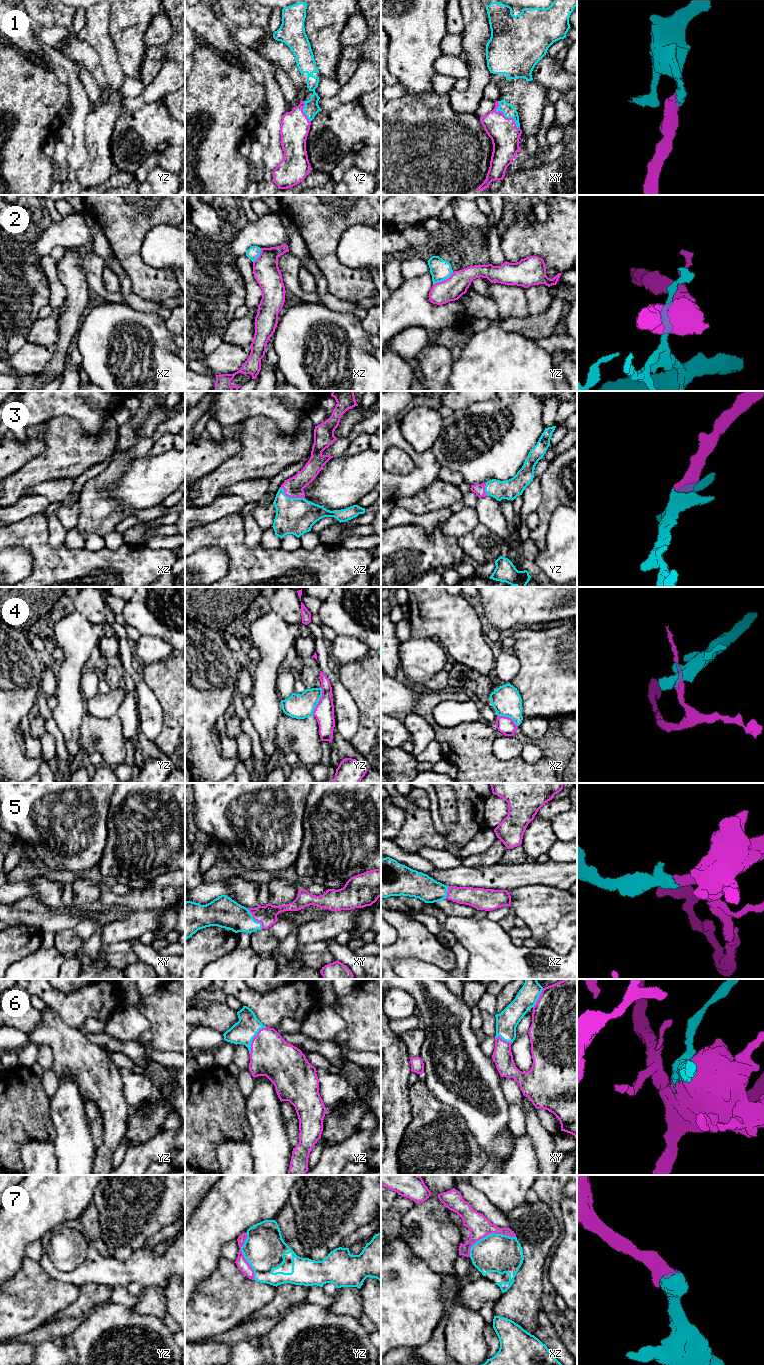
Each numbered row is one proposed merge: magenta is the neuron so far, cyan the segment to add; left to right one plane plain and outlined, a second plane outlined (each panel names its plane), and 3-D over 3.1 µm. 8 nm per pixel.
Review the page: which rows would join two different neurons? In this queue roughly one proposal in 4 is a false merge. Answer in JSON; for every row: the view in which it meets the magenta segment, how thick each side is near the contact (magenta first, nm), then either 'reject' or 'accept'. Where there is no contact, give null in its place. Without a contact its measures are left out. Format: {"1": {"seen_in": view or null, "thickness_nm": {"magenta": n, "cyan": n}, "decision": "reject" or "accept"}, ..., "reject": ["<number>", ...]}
{"1": {"seen_in": "xy", "thickness_nm": {"magenta": 240, "cyan": 100}, "decision": "accept"}, "2": {"seen_in": "yz", "thickness_nm": {"magenta": 190, "cyan": 170}, "decision": "reject"}, "3": {"seen_in": "xz", "thickness_nm": {"magenta": 150, "cyan": 300}, "decision": "accept"}, "4": {"seen_in": "yz", "thickness_nm": {"magenta": 160, "cyan": 200}, "decision": "reject"}, "5": {"seen_in": "xy", "thickness_nm": {"magenta": 160, "cyan": 240}, "decision": "accept"}, "6": {"seen_in": "yz", "thickness_nm": {"magenta": 340, "cyan": 190}, "decision": "accept"}, "7": {"seen_in": "xz", "thickness_nm": {"magenta": 170, "cyan": 300}, "decision": "accept"}, "reject": ["2", "4"]}

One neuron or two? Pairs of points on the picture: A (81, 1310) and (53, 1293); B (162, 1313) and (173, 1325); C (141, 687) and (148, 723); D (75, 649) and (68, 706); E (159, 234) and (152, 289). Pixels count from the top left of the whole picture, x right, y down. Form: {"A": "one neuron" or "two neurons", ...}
{"A": "two neurons", "B": "one neuron", "C": "one neuron", "D": "one neuron", "E": "two neurons"}

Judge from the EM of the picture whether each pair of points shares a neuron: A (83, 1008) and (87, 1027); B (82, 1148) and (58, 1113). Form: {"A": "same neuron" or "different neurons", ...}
{"A": "different neurons", "B": "same neuron"}

